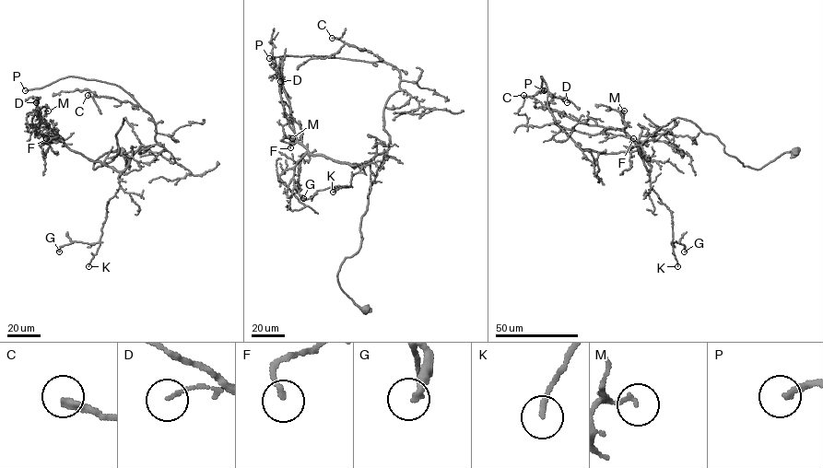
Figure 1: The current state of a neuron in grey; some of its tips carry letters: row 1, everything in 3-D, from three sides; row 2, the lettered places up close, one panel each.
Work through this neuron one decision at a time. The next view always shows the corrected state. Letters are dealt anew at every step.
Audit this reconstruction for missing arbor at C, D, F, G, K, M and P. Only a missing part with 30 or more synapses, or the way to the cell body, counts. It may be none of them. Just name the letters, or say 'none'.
C, P

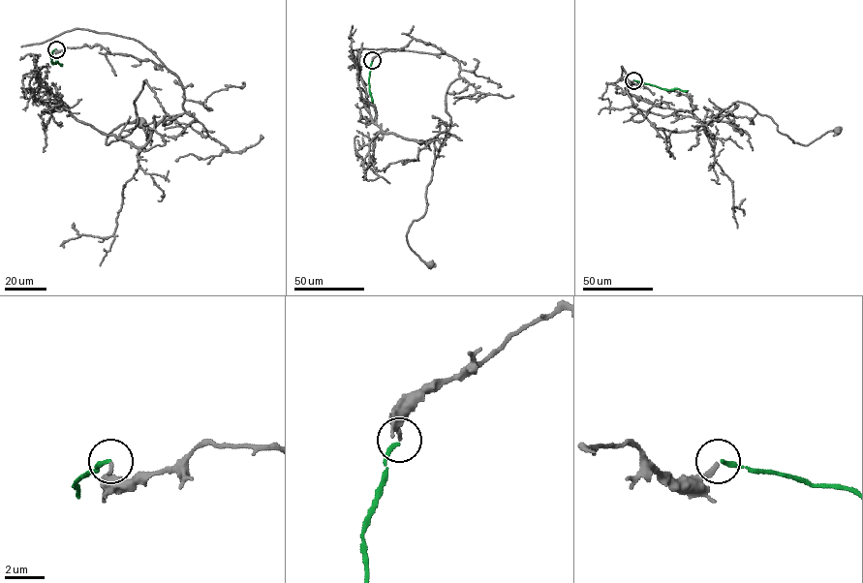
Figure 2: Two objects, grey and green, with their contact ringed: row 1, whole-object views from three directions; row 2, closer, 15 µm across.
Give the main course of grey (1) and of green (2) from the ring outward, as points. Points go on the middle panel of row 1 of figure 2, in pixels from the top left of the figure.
1: (372, 60), (414, 38), (459, 64), (425, 213), (406, 235), (429, 264)
2: (372, 60), (369, 89), (376, 114)

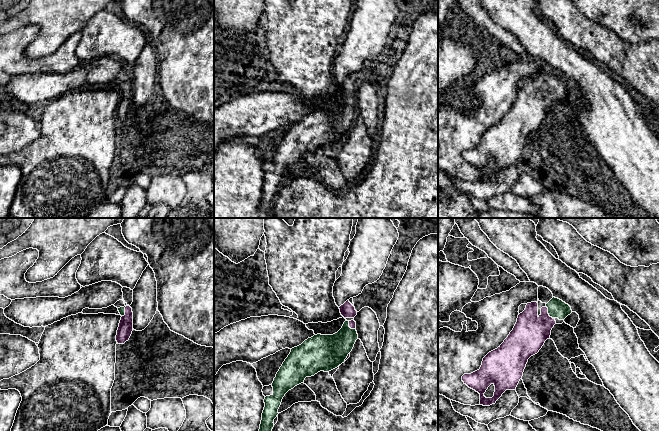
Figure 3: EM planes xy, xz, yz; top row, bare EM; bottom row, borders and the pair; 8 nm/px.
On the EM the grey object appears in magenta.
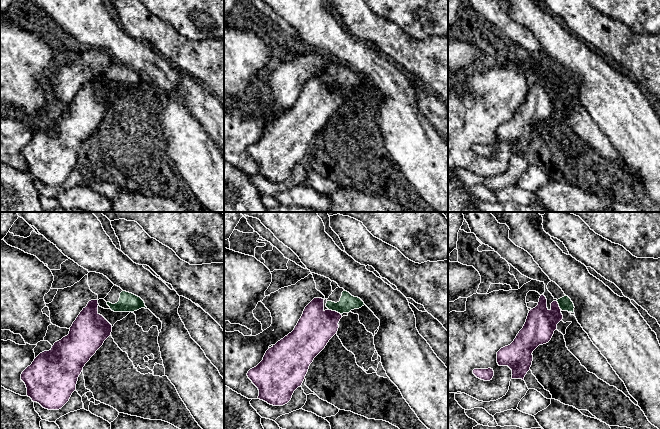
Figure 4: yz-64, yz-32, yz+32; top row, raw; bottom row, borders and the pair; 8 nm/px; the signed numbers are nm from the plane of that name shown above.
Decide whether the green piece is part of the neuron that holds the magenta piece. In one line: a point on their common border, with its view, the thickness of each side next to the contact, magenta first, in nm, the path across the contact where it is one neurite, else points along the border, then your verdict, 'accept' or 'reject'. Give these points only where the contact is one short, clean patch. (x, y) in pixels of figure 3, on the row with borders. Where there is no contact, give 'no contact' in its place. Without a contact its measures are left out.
yz (547, 312) | 280/150 nm | across yz (530, 332), (547, 312), (557, 308) | accept

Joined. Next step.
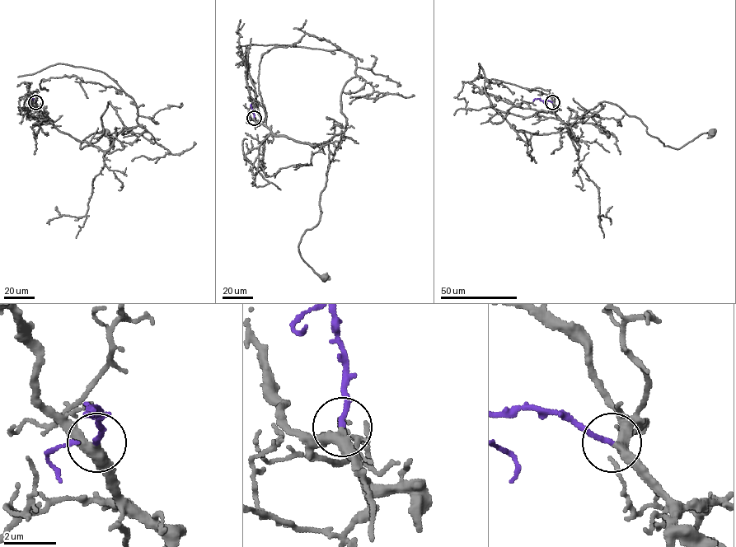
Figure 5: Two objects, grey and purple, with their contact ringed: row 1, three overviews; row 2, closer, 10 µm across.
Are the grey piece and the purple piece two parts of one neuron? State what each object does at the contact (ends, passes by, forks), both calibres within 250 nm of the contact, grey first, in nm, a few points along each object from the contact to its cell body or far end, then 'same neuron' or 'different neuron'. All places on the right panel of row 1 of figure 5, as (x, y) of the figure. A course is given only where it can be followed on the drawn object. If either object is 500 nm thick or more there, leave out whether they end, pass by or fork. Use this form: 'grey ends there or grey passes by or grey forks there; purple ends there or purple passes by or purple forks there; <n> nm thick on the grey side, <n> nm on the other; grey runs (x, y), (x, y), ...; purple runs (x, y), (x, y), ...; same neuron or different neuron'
grey passes by; purple ends there; 400 nm thick on the grey side, 190 nm on the other; grey runs (552, 103), (578, 151), (568, 126), (603, 101), (638, 118), (665, 146), (678, 148), (711, 133); purple runs (552, 102), (538, 98), (533, 101); same neuron

